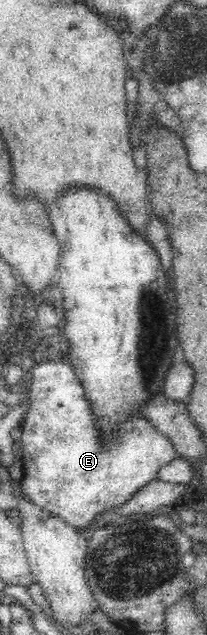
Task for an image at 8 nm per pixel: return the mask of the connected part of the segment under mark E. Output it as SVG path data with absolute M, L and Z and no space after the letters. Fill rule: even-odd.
M62 356L39 357L30 369L28 379L30 386L27 397L30 403L20 423L22 436L19 449L24 465L24 477L19 483L17 493L24 495L48 514L59 517L66 525L84 527L98 515L98 511L102 513L106 509L122 505L124 501L128 501L130 495L134 495L147 482L154 480L162 465L178 457L172 442L156 431L140 412L134 412L132 421L120 427L113 442L102 444L99 424L88 406L82 384L76 379L72 366Z

